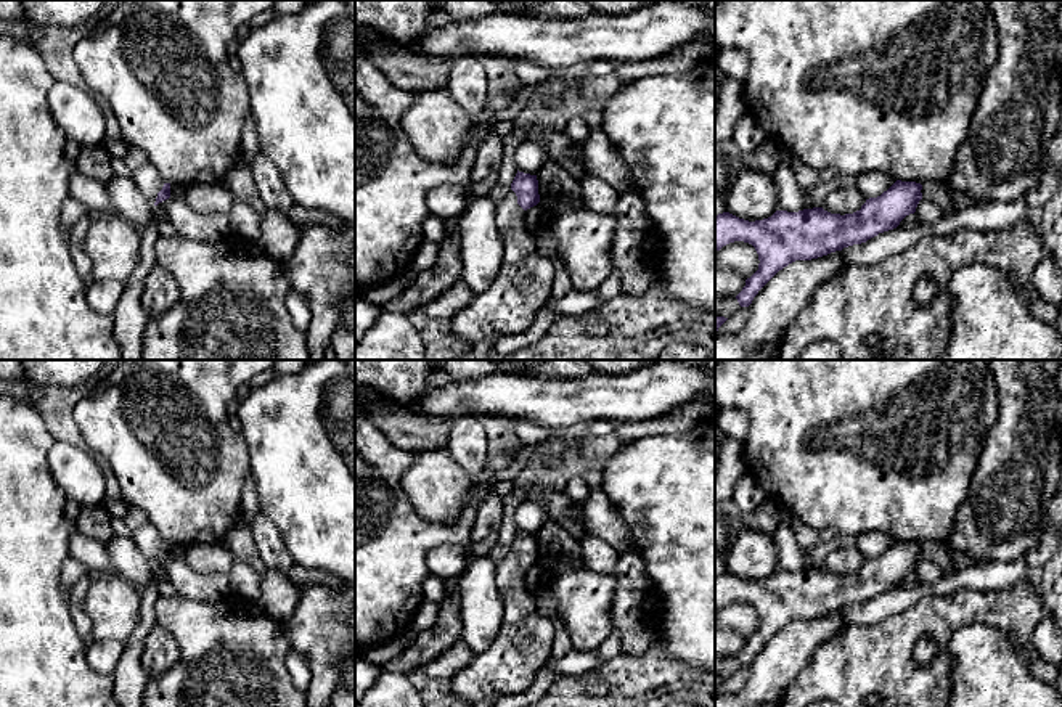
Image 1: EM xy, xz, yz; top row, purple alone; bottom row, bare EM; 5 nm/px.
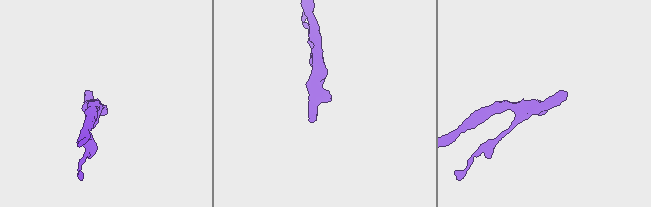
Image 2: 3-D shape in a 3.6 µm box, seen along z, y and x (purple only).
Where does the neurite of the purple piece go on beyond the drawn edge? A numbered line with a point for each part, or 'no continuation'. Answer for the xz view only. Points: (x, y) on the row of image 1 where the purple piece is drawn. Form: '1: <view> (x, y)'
1: xz (522, 286)

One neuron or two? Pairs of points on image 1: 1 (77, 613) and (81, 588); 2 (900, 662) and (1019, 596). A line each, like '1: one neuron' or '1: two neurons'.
1: one neuron
2: one neuron

